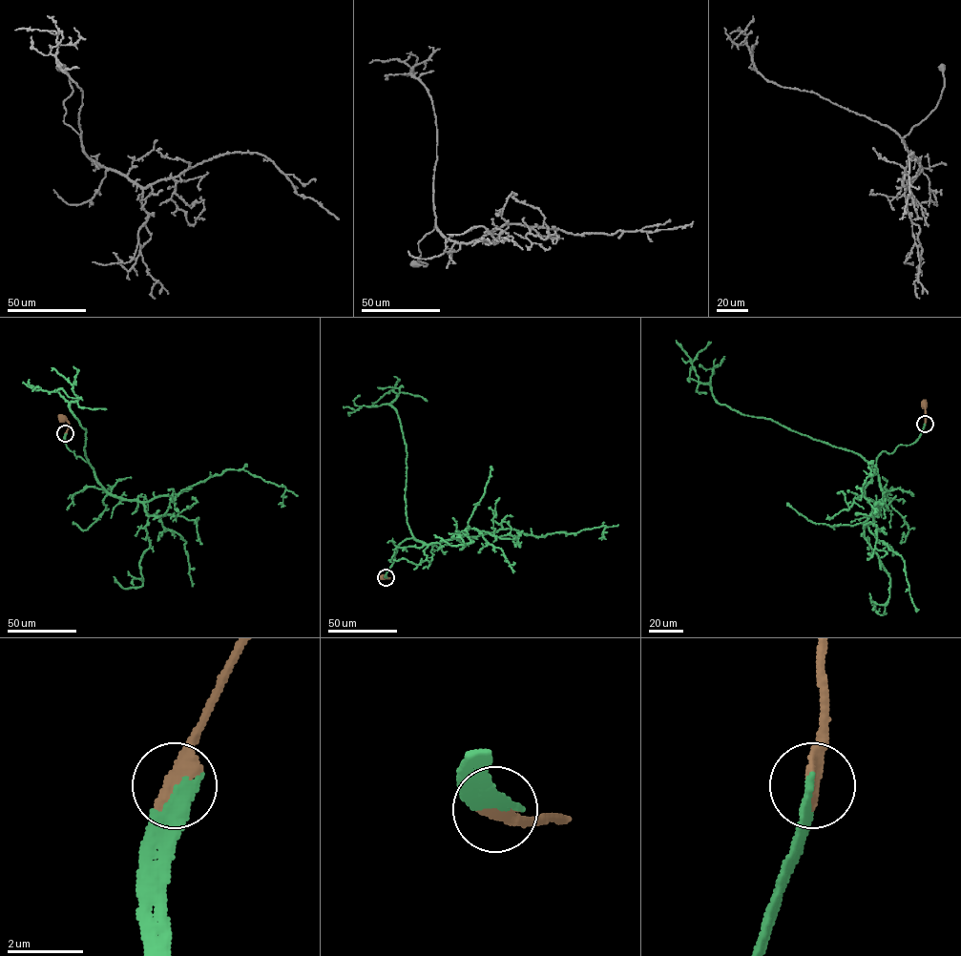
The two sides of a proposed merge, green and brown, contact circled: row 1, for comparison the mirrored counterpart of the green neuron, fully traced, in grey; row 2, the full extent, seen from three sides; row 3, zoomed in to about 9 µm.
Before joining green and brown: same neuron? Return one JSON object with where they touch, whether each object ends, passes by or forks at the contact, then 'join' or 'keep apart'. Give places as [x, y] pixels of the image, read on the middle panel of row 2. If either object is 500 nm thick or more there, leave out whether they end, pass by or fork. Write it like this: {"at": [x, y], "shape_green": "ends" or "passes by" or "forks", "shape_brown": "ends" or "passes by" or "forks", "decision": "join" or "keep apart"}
{"at": [386, 577], "shape_green": "ends", "shape_brown": "ends", "decision": "join"}

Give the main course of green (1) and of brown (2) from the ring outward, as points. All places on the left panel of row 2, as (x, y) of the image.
1: (65, 434), (96, 481), (124, 498), (175, 497), (244, 469), (284, 487), (281, 507)
2: (65, 434), (69, 423), (62, 417)

